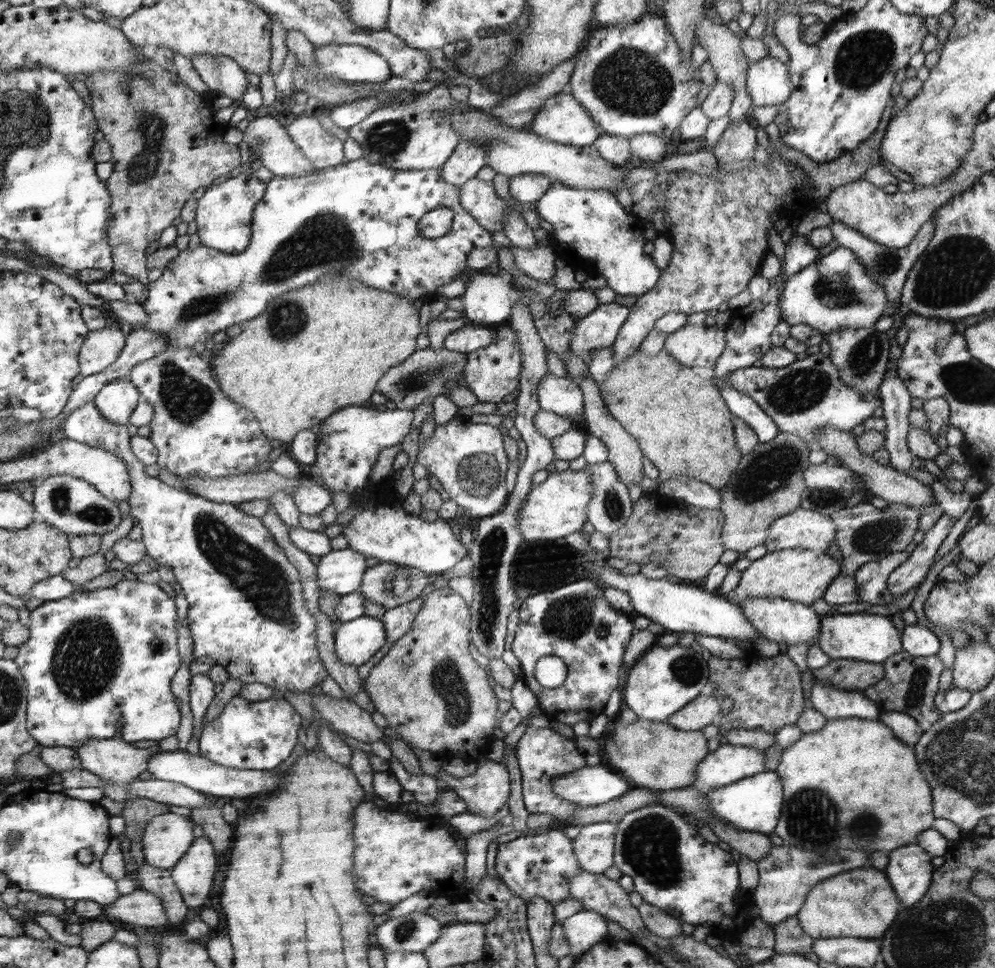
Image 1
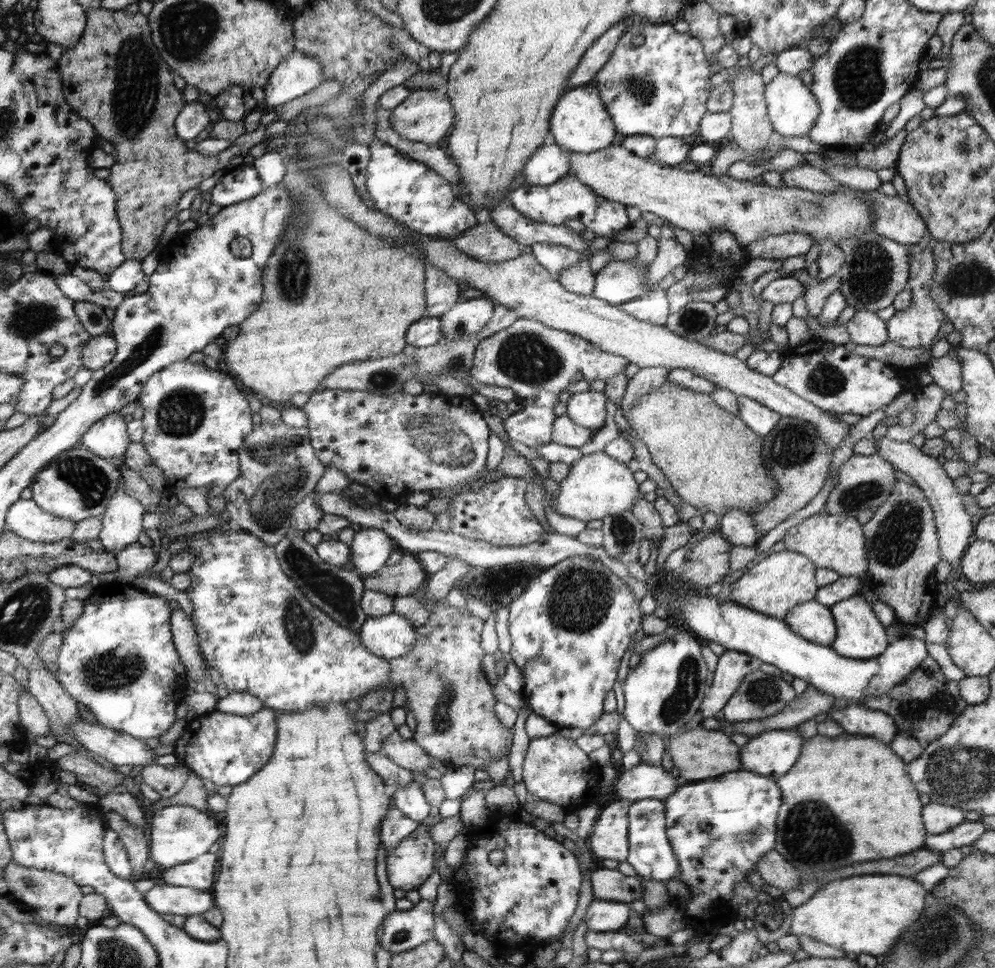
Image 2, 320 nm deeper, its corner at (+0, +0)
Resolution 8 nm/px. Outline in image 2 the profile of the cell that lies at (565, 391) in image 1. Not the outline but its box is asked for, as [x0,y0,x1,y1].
[567,391,606,430]

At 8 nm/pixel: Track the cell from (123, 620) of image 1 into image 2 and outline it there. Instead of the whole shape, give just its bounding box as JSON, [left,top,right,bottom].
[54,583,184,741]

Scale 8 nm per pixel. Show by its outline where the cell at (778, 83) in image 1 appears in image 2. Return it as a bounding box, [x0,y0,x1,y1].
[765,73,821,138]

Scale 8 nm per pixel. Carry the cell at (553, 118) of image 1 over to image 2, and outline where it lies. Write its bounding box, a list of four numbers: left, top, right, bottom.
[549,84,618,154]

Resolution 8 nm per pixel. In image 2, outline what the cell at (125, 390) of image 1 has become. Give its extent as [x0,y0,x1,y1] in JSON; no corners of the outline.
[81,412,131,466]

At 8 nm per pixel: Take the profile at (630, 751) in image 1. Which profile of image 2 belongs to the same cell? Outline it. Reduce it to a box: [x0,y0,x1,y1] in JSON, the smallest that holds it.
[669,725,743,782]

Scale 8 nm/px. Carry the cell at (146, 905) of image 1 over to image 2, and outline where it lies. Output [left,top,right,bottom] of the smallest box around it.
[144,882,214,917]

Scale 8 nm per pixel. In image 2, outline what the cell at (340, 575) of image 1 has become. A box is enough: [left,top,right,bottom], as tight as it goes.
[350,527,394,577]

